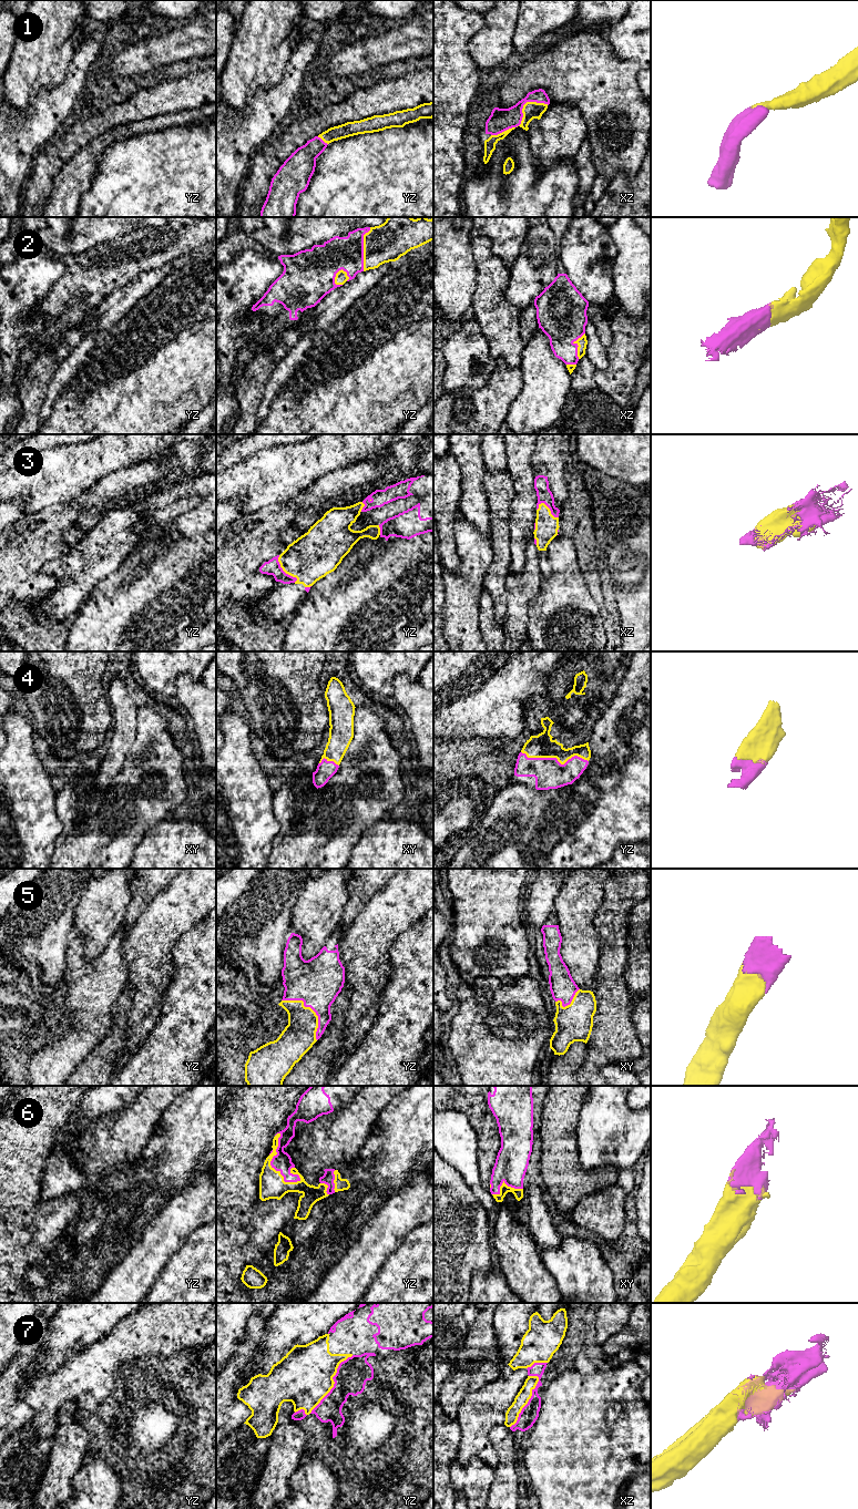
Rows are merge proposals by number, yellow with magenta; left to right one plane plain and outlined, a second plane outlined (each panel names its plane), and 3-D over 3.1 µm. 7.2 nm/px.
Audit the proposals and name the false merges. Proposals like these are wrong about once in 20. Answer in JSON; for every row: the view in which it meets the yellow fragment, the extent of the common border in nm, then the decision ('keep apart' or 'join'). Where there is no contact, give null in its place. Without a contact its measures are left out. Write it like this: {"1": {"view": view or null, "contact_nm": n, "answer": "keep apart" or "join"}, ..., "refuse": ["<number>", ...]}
{"1": {"view": "xz", "contact_nm": 480, "answer": "join"}, "2": {"view": "yz", "contact_nm": 320, "answer": "join"}, "3": {"view": "yz", "contact_nm": 240, "answer": "join"}, "4": {"view": "yz", "contact_nm": 500, "answer": "join"}, "5": {"view": "yz", "contact_nm": 400, "answer": "join"}, "6": {"view": "yz", "contact_nm": 400, "answer": "join"}, "7": {"view": "yz", "contact_nm": 550, "answer": "join"}, "refuse": []}

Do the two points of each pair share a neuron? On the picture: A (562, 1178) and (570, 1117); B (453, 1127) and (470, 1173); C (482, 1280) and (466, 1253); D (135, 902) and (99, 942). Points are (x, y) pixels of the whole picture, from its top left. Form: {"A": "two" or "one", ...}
{"A": "one", "B": "one", "C": "two", "D": "two"}

